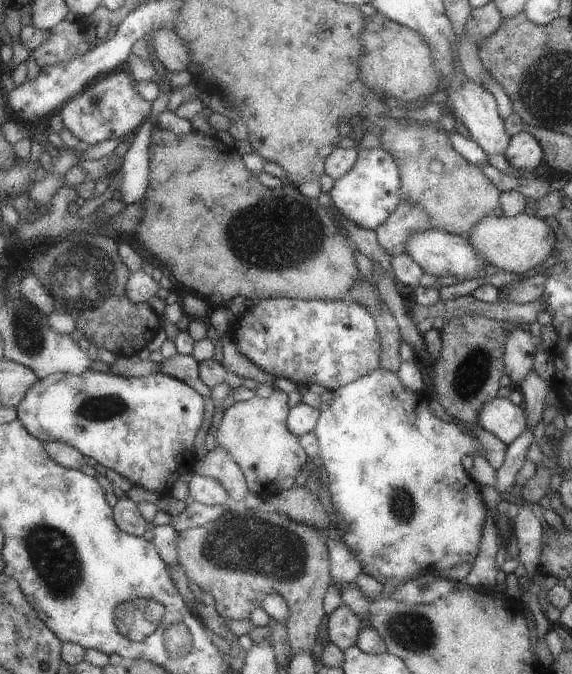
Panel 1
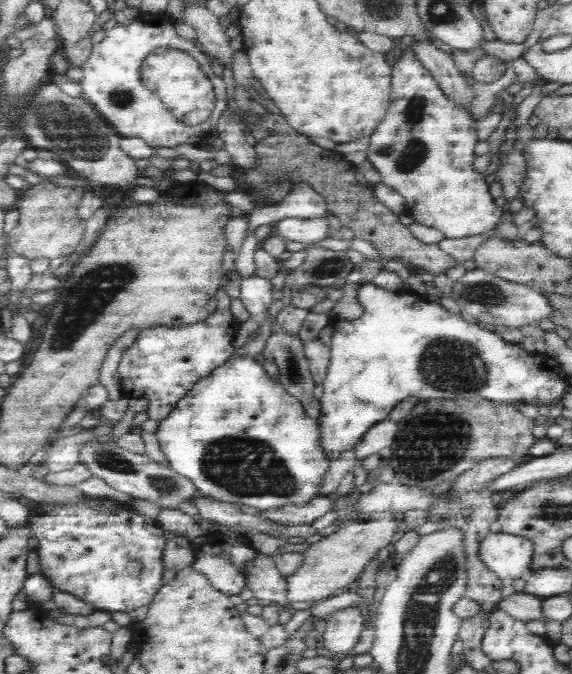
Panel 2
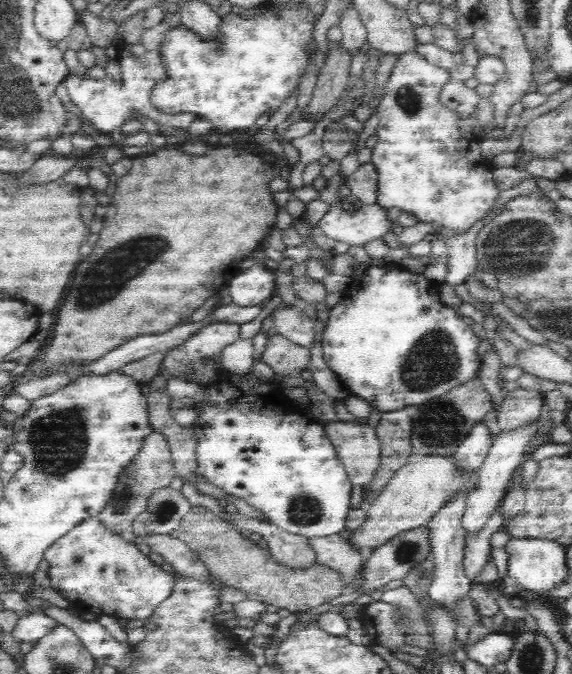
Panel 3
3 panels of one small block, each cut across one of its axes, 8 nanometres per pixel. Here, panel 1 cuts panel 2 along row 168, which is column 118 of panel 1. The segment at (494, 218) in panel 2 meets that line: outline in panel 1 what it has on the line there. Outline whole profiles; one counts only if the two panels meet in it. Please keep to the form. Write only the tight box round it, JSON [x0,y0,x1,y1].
[16,371,205,497]

